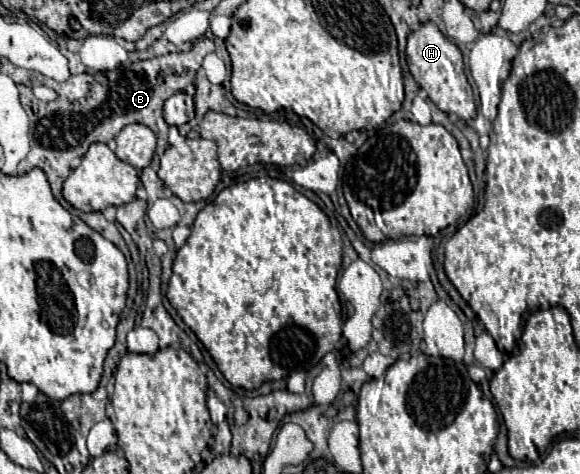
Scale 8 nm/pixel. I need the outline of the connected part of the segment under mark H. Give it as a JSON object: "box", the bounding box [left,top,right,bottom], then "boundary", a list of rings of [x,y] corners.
{"box":[406,22,476,120],"boundary":[[[426,22],[420,26],[420,30],[412,32],[408,36],[408,48],[406,48],[406,62],[410,74],[418,82],[418,86],[428,94],[428,98],[446,114],[456,114],[462,120],[470,120],[476,116],[476,102],[474,92],[468,84],[468,78],[464,74],[464,62],[462,52],[458,46],[448,40],[434,22]]]}

